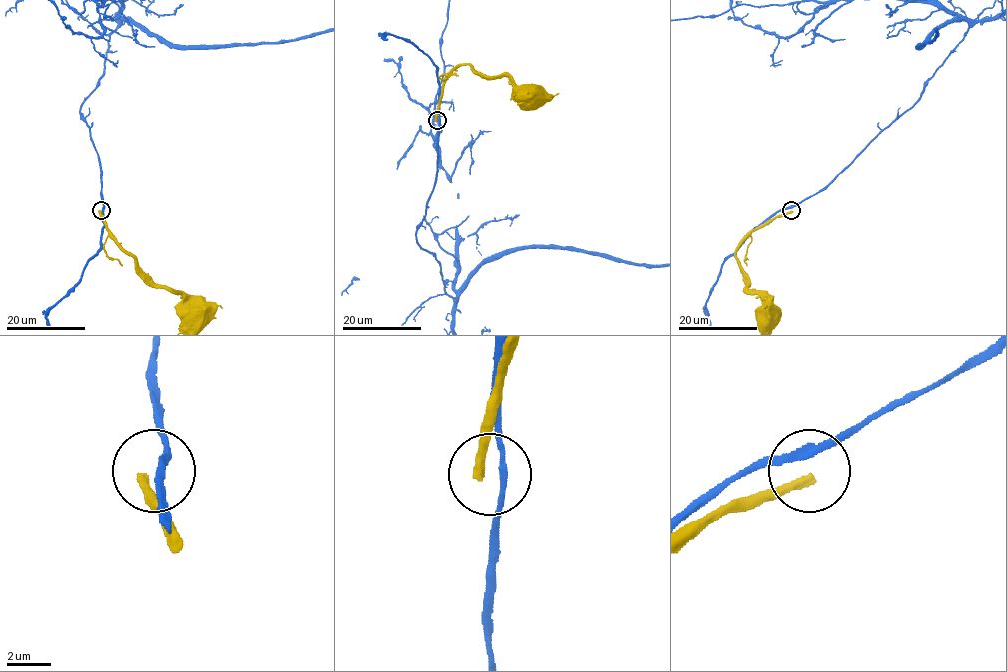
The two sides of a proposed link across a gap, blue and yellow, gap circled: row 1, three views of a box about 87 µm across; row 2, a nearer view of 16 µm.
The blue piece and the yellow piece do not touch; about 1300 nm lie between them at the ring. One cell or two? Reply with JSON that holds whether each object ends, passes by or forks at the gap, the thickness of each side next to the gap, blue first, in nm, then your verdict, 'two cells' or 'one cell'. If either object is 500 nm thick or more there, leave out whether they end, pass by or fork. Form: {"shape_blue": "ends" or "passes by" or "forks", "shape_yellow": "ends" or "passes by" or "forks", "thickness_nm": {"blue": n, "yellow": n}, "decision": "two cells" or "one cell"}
{"shape_blue": "passes by", "shape_yellow": "ends", "thickness_nm": {"blue": 300, "yellow": 380}, "decision": "two cells"}

